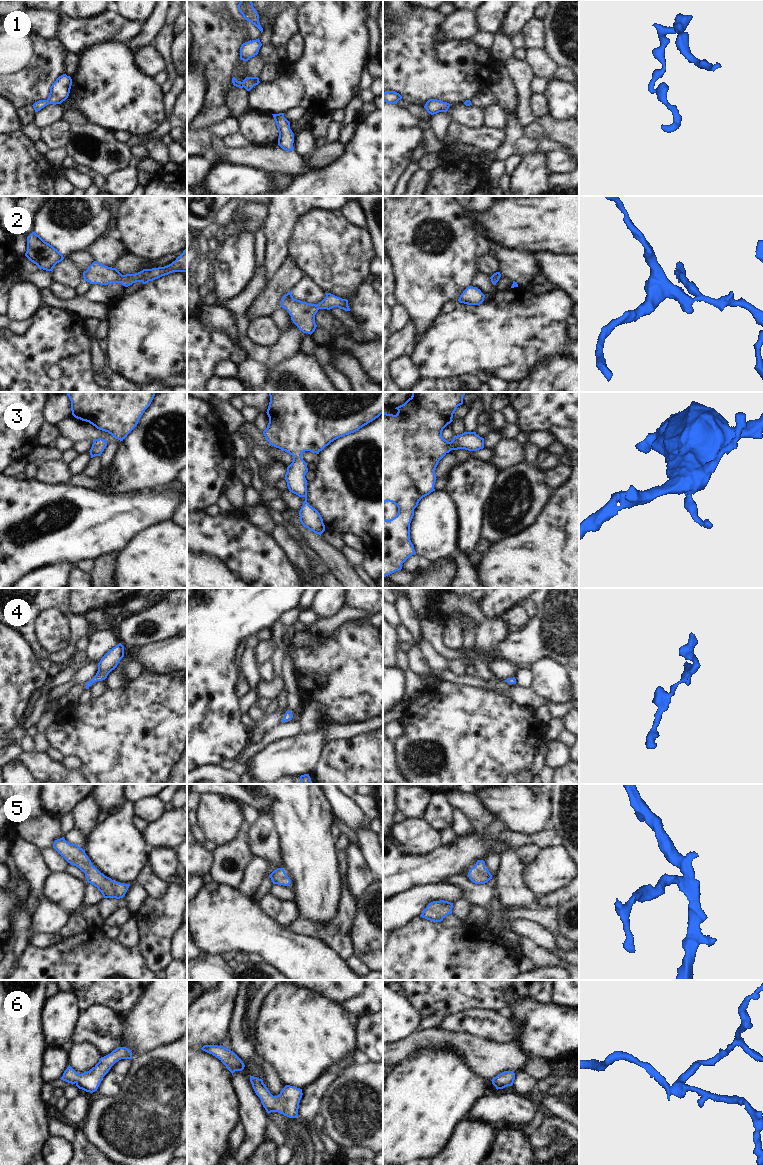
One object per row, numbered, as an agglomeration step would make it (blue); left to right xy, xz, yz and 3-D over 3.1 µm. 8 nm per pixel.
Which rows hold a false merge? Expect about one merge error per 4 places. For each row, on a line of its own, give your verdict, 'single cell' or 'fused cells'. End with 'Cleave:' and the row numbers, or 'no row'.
1: single cell
2: single cell
3: single cell
4: single cell
5: single cell
6: single cell
Cleave: no row

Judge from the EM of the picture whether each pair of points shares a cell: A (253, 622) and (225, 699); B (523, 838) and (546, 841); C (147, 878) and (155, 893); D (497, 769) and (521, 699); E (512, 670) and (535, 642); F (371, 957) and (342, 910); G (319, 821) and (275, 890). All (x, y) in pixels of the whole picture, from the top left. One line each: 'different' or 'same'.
A: same
B: same
C: same
D: different
E: different
F: different
G: different

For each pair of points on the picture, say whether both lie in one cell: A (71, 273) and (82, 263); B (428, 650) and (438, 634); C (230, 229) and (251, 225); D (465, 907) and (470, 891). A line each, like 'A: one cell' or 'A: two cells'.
A: two cells
B: two cells
C: one cell
D: two cells

